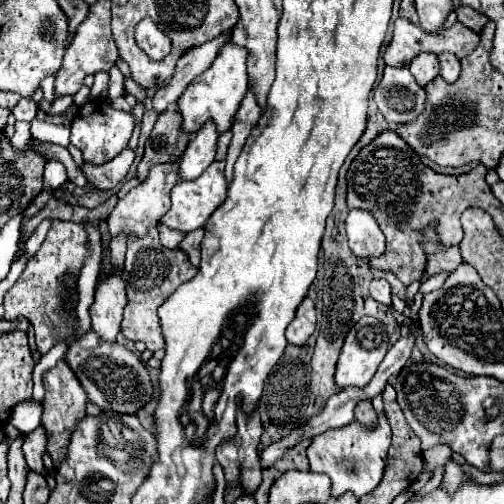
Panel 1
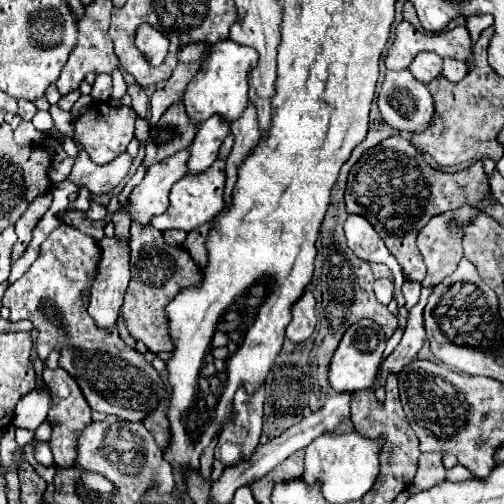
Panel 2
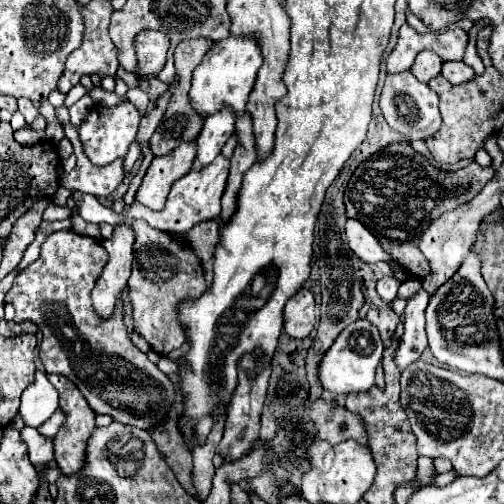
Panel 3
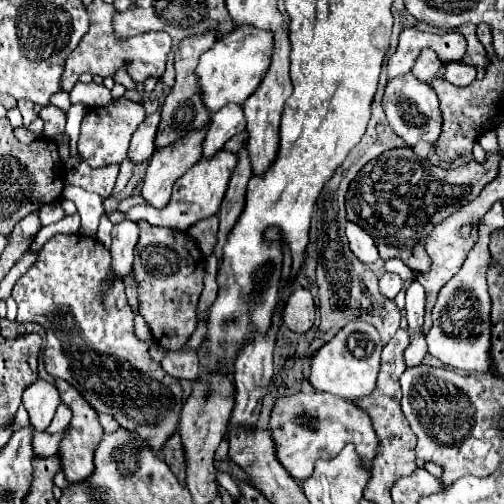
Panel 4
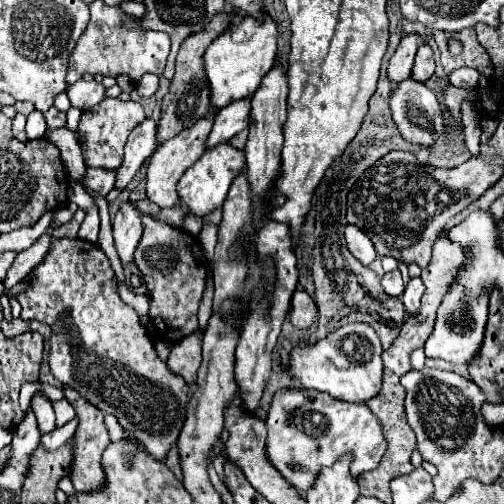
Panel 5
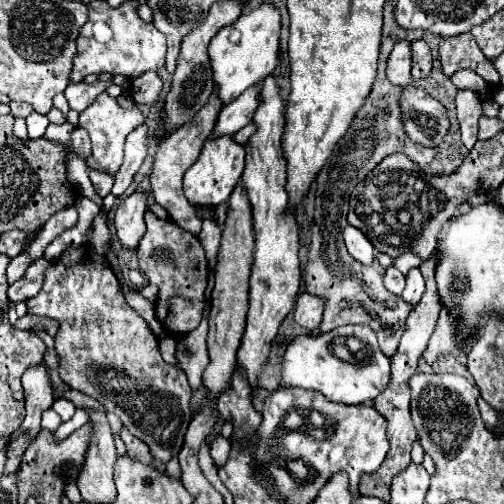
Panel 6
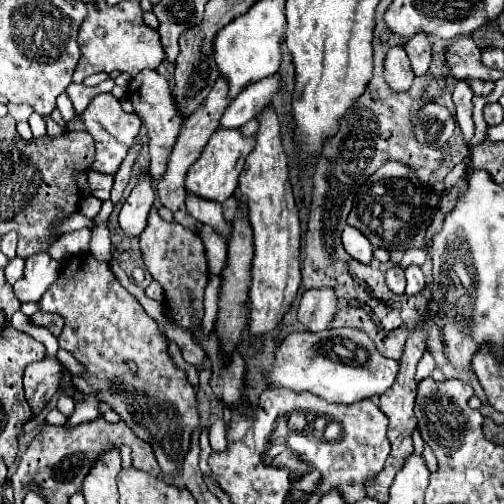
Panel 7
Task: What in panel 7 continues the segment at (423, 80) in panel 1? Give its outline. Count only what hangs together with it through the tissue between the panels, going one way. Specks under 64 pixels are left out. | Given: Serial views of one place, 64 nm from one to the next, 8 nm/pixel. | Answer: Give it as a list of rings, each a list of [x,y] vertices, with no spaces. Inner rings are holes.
[[[416,32],[412,38],[408,38],[404,44],[404,50],[412,62],[412,70],[416,76],[422,76],[426,74],[428,66],[430,66],[430,42],[428,42],[428,36],[424,32]]]

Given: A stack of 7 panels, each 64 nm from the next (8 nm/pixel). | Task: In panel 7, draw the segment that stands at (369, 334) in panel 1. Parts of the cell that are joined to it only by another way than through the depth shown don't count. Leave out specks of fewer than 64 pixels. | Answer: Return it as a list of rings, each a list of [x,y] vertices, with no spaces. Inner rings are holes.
[[[330,328],[324,332],[292,332],[276,348],[274,366],[264,376],[270,386],[290,388],[296,394],[310,392],[326,402],[352,404],[384,394],[396,380],[398,362],[378,354],[368,334],[354,328]]]

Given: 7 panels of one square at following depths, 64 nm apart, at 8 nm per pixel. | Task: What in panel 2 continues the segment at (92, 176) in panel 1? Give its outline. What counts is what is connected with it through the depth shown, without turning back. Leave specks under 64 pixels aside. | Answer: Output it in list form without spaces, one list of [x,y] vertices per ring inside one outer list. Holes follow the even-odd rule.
[[[78,140],[74,142],[78,146],[78,156],[76,156],[76,164],[72,168],[72,174],[66,180],[74,182],[78,188],[84,186],[92,194],[108,194],[128,176],[132,158],[126,152],[120,154],[116,160],[112,160],[104,166],[98,166],[88,158],[82,144]]]

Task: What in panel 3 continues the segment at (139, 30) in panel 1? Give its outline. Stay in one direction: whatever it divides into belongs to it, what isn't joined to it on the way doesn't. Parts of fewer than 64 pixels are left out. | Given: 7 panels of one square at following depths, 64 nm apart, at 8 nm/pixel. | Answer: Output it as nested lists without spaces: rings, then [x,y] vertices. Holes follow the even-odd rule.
[[[142,30],[136,36],[136,58],[138,58],[138,78],[156,78],[160,68],[164,68],[166,52],[170,40],[164,32]]]

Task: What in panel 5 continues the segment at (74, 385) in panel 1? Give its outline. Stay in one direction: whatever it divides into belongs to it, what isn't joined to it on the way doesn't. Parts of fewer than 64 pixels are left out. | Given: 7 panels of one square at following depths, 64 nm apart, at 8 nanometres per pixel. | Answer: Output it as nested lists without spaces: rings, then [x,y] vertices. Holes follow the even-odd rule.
[[[64,388],[64,392],[66,392],[66,398],[72,402],[72,406],[76,408],[76,416],[80,418],[78,430],[76,430],[76,434],[72,438],[74,440],[74,462],[72,462],[70,480],[74,482],[74,488],[80,494],[100,492],[106,486],[106,482],[108,482],[108,478],[104,476],[104,466],[100,464],[100,456],[104,454],[104,448],[108,448],[108,442],[110,442],[108,430],[104,426],[104,414],[94,404],[84,400],[76,390]]]

